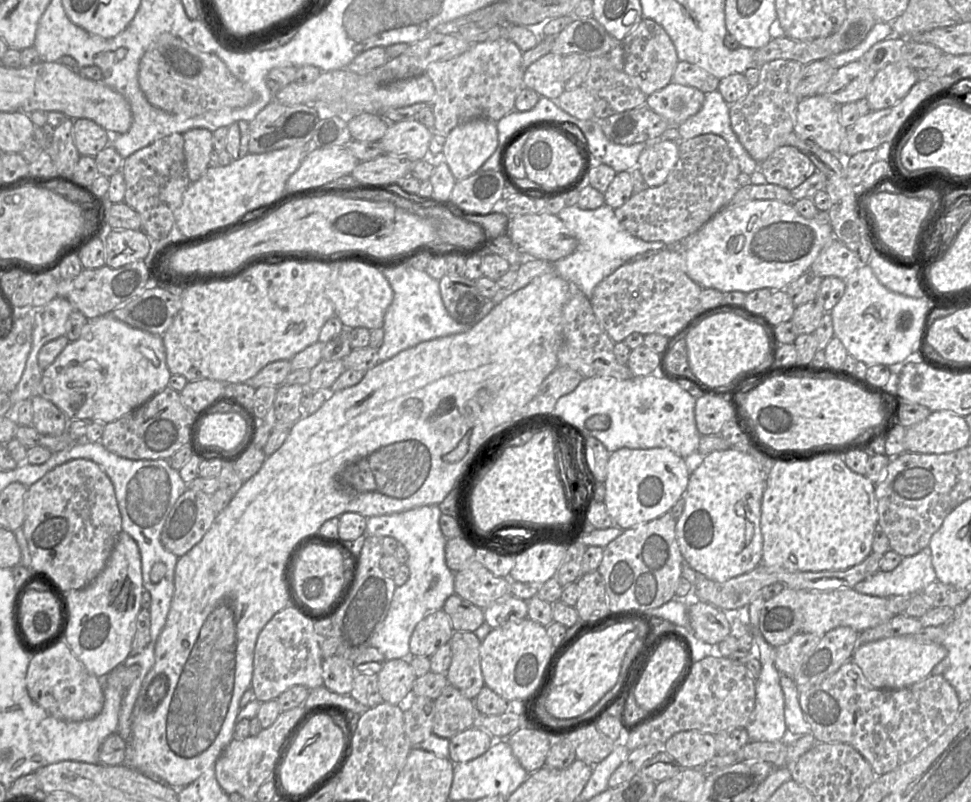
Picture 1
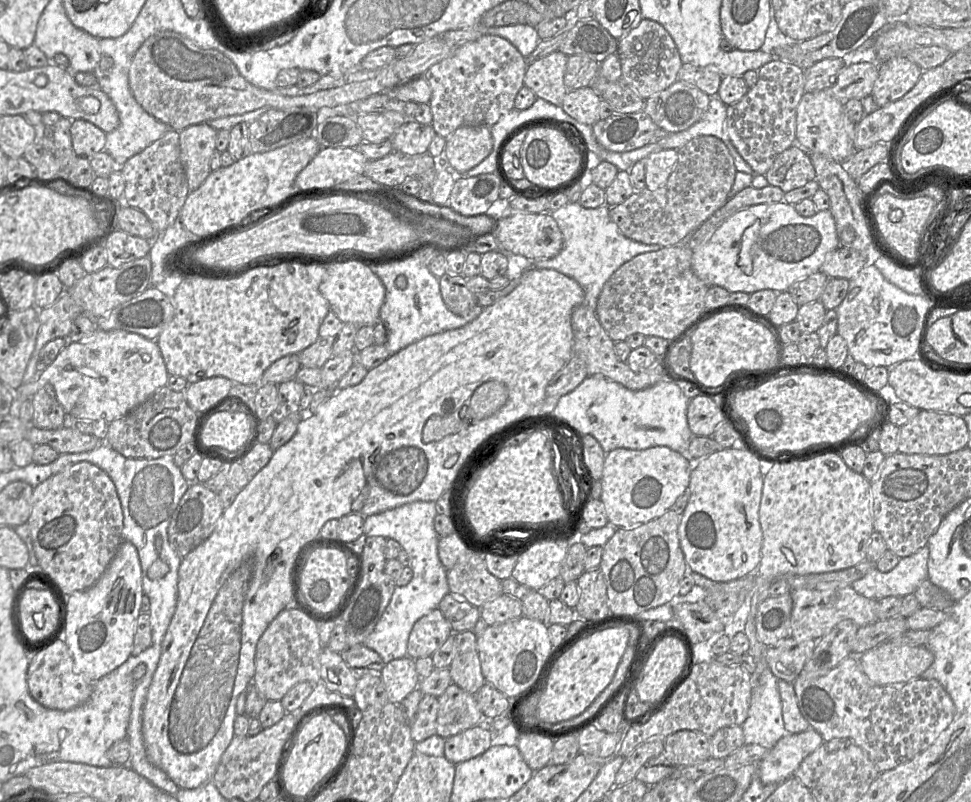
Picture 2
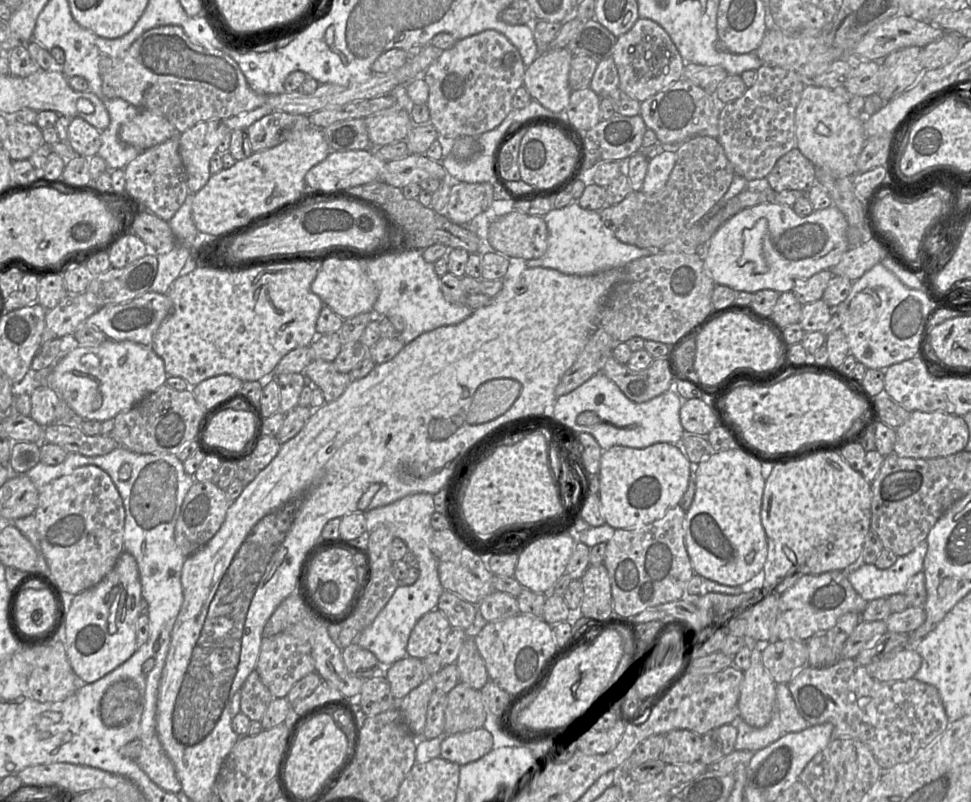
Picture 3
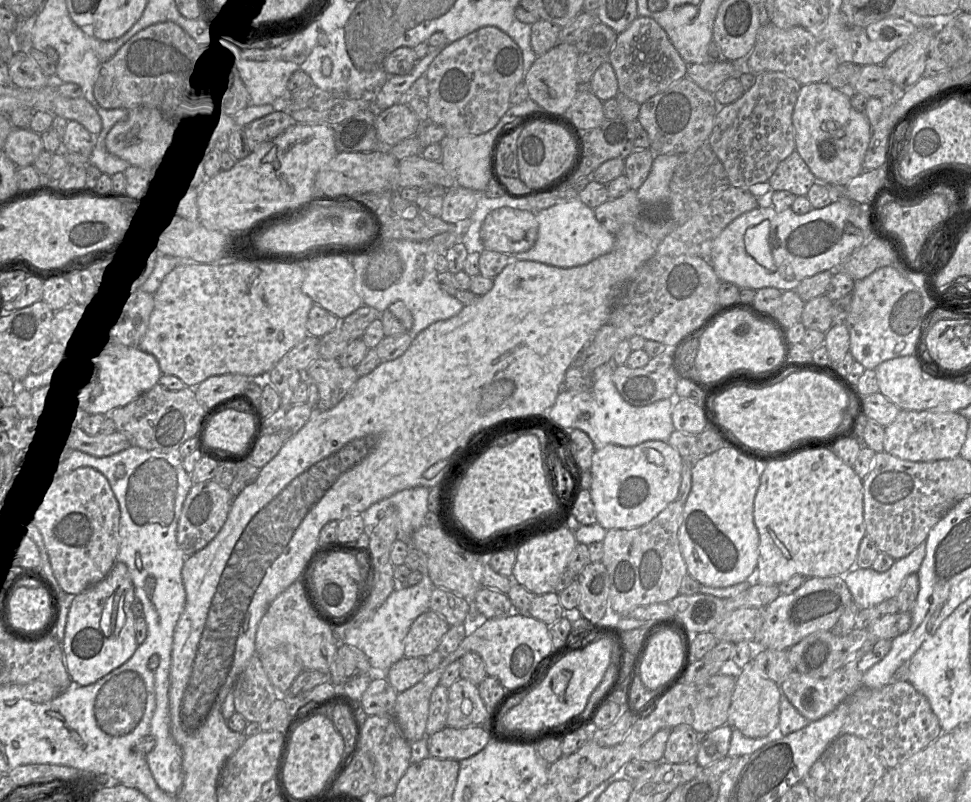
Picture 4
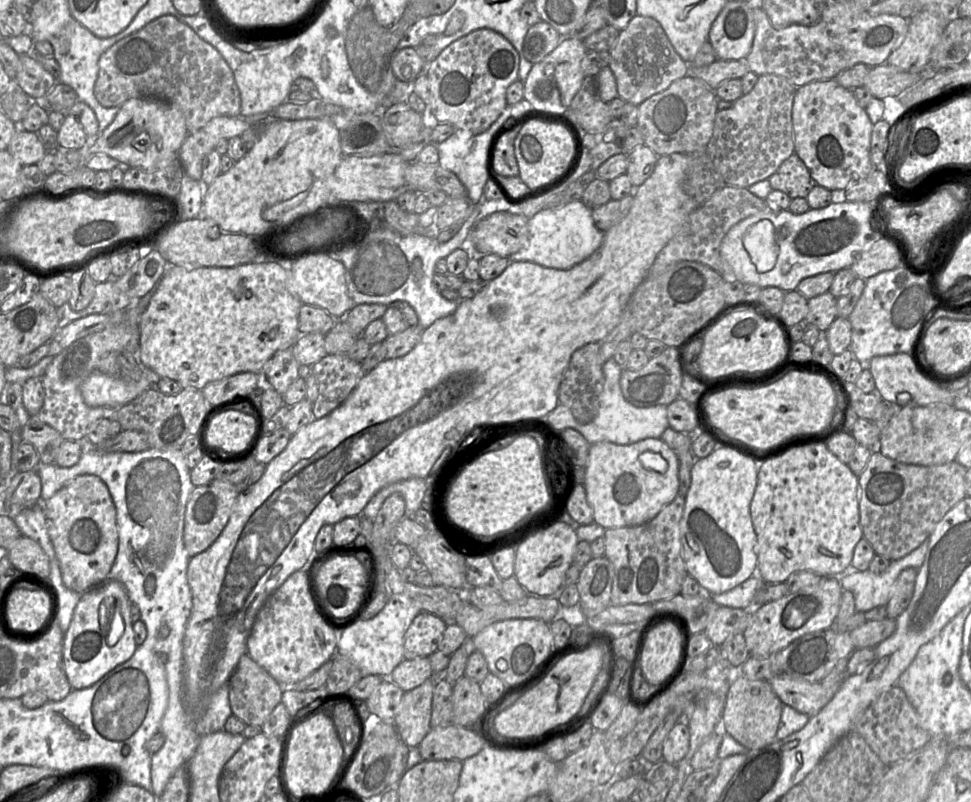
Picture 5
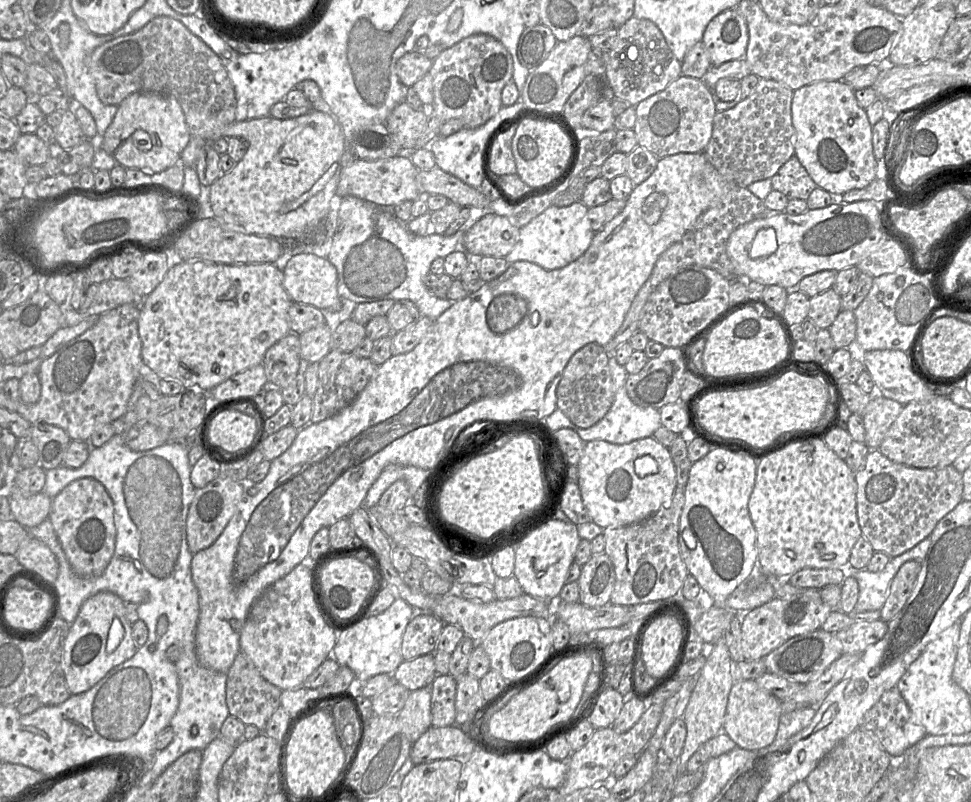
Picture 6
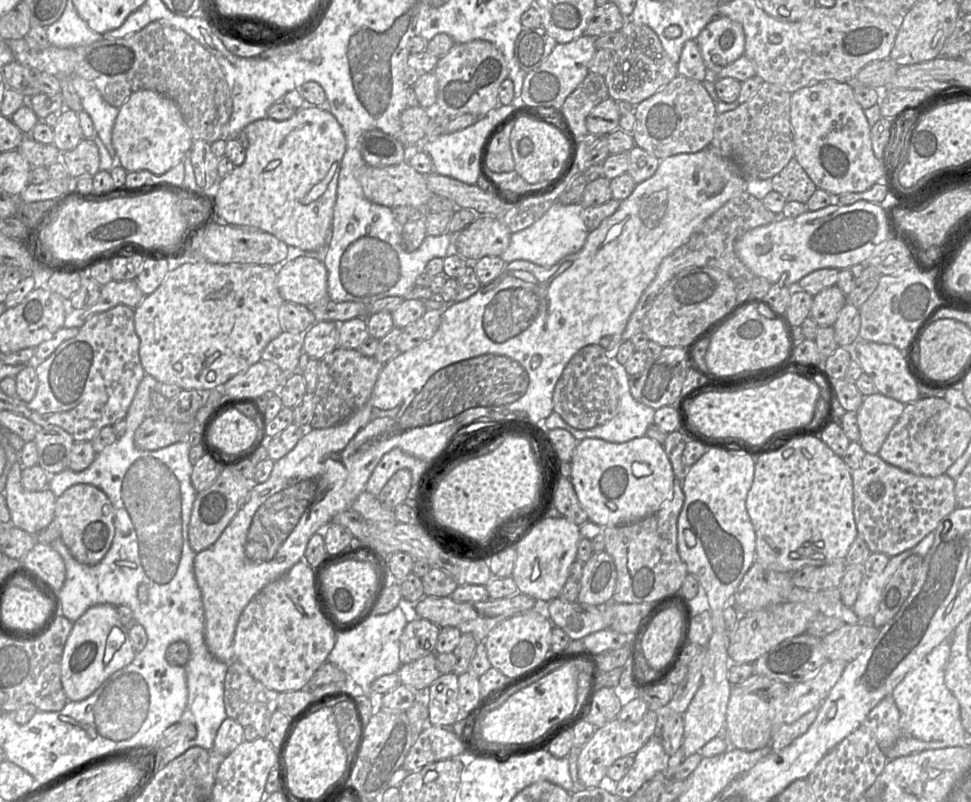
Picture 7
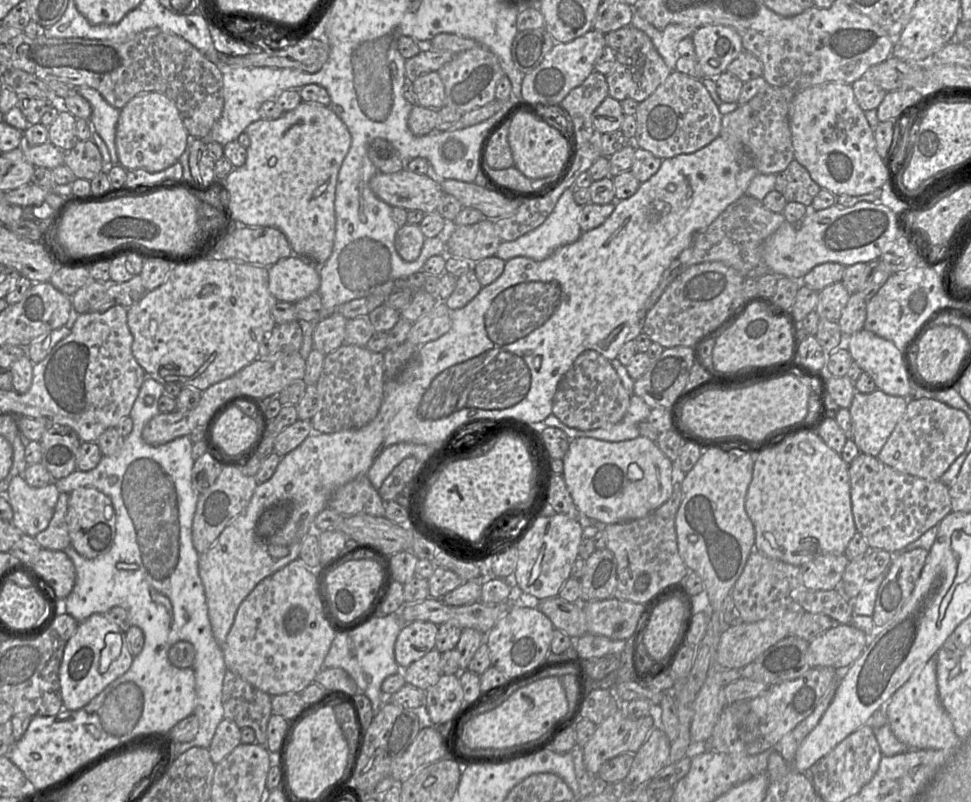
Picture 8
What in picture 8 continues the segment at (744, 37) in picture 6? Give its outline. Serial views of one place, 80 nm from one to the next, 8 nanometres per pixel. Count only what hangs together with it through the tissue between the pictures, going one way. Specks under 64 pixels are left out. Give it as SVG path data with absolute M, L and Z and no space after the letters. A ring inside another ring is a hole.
M705 25L691 35L701 75L717 78L744 50L740 35L725 25Z

